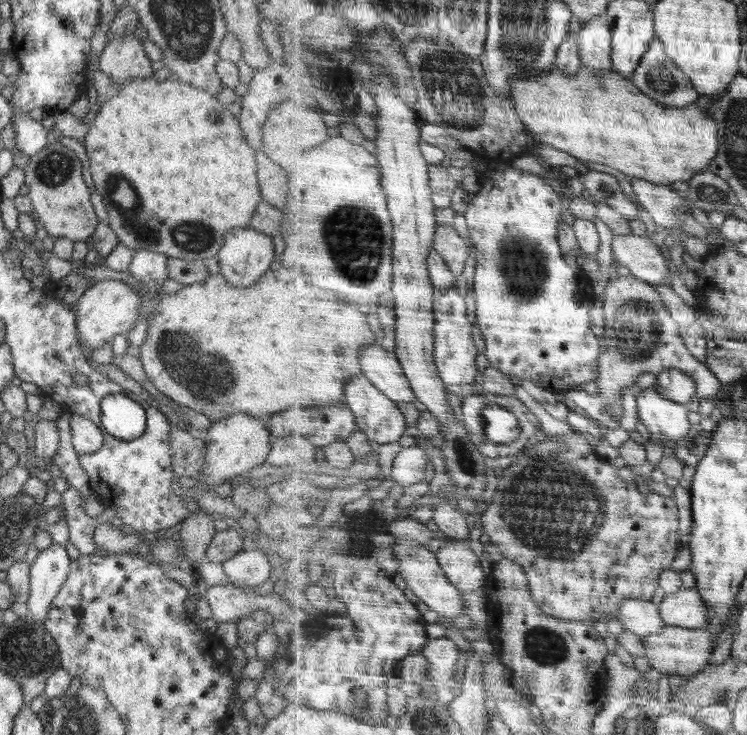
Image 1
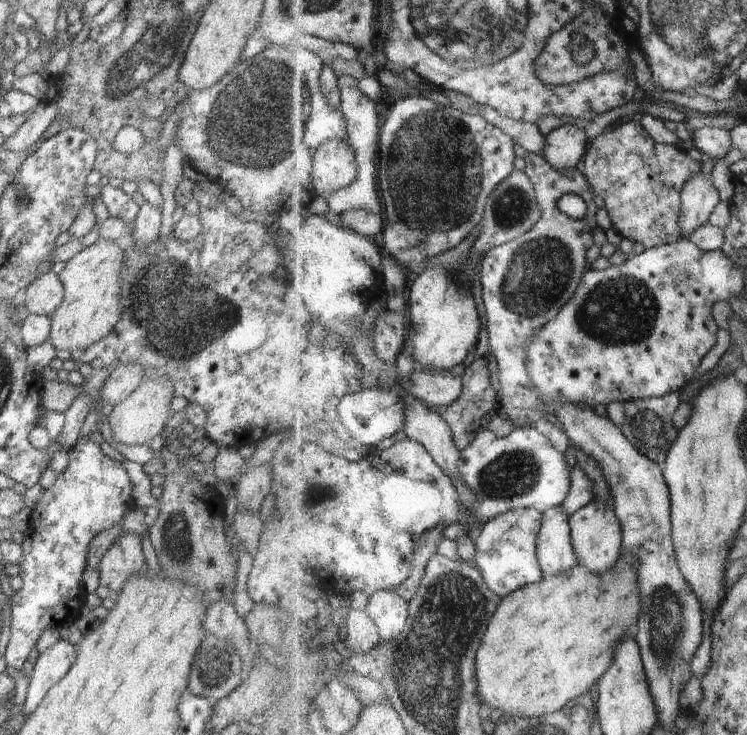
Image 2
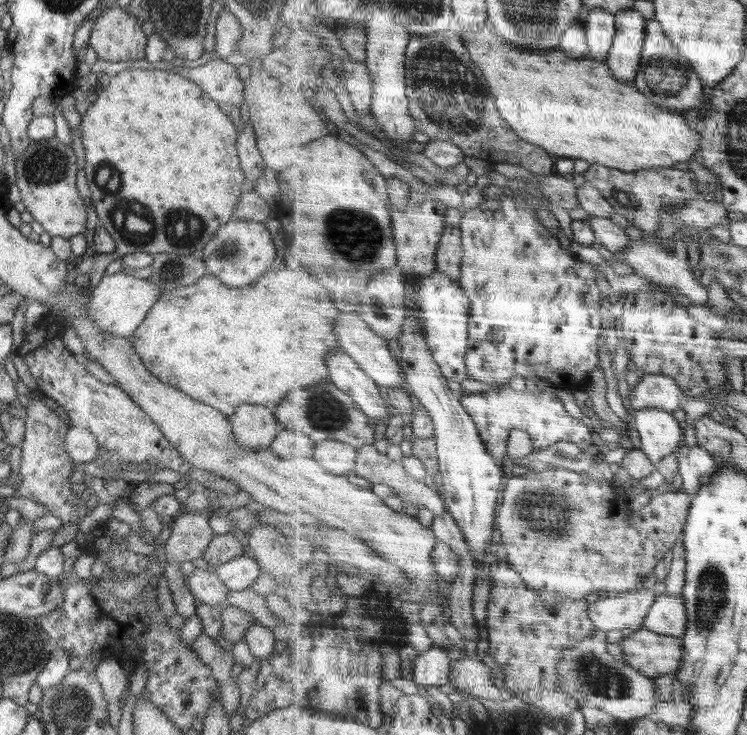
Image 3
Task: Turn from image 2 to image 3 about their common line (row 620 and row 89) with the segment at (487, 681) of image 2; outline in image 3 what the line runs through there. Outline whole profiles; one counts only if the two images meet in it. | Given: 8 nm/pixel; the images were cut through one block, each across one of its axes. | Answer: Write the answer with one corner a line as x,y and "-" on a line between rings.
489,22
482,26
480,32
466,31
462,37
472,60
476,60
476,64
484,70
501,115
524,140
544,147
557,157
581,158
625,172
638,172
672,168
680,162
688,163
695,160
701,151
701,134
694,125
688,124
683,112
658,106
634,84
618,80
606,61
568,58
566,64
567,54
564,52
528,52
516,46
512,50
512,44
494,34

